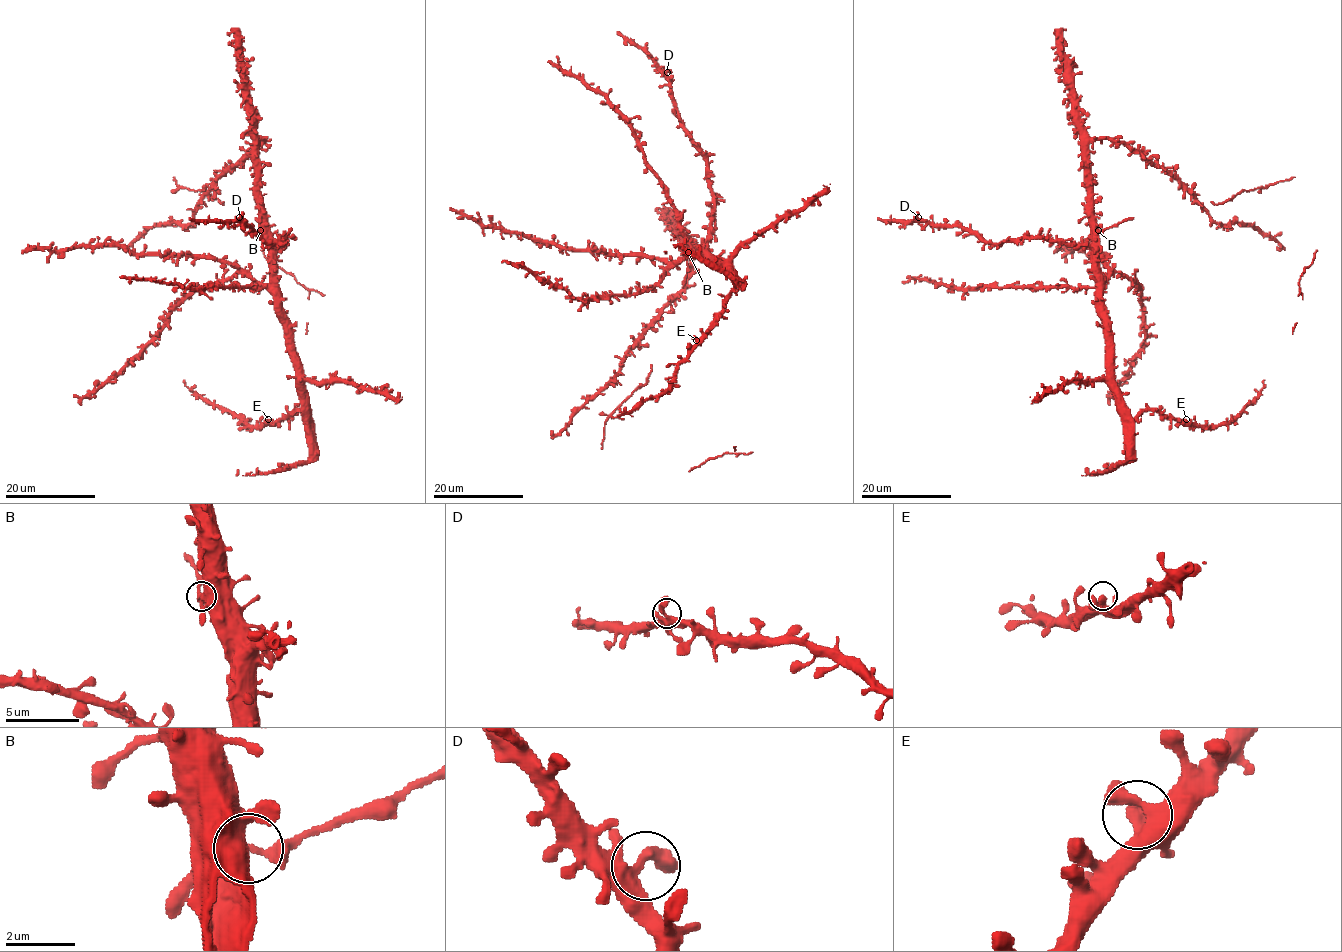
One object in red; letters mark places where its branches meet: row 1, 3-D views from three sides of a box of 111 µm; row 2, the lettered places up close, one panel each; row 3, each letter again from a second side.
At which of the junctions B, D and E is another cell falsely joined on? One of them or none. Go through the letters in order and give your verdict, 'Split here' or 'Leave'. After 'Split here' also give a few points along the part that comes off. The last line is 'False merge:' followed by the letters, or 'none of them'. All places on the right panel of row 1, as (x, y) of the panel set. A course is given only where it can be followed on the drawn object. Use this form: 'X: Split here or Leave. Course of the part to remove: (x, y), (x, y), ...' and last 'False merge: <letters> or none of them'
B: Split here. Course of the part to remove: (1098, 231), (1133, 217)
D: Leave
E: Leave
False merge: B

